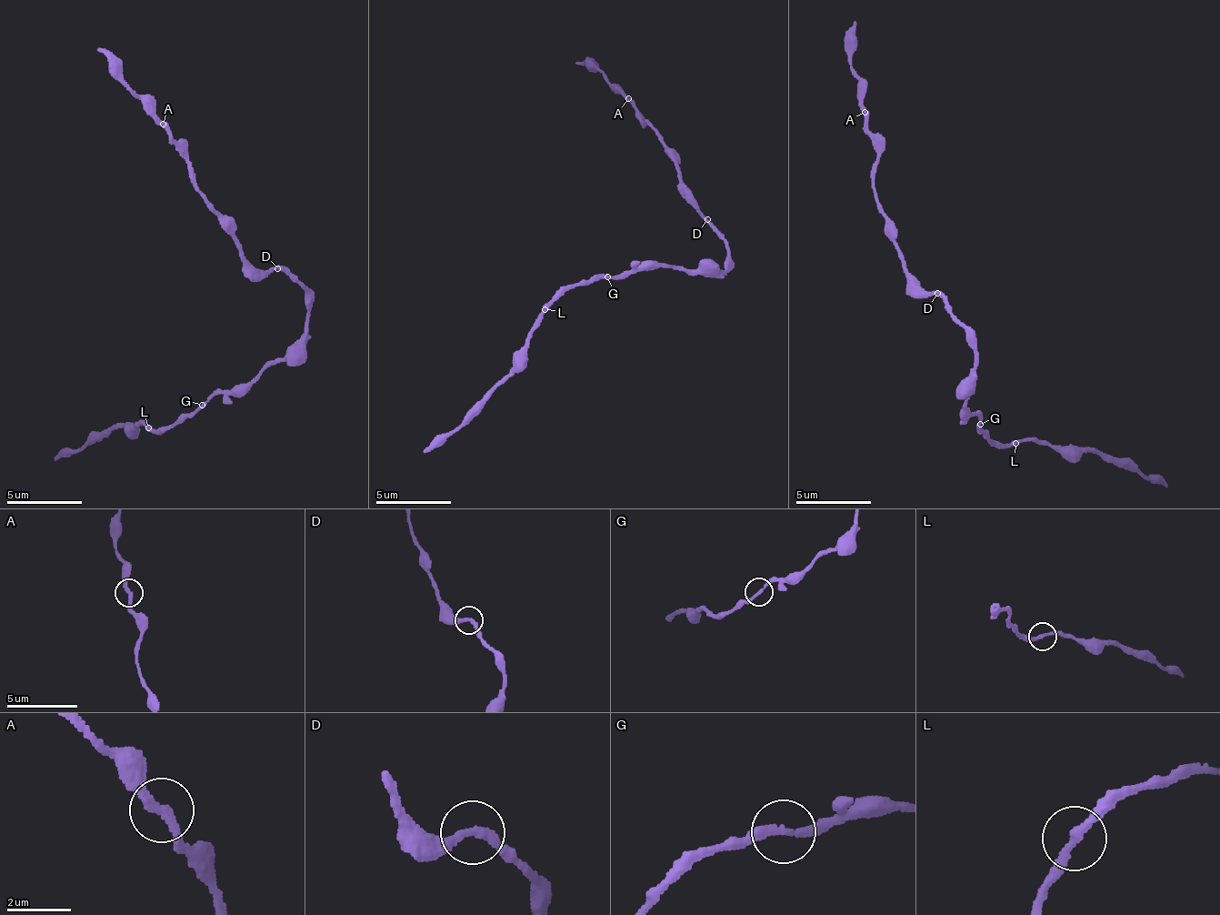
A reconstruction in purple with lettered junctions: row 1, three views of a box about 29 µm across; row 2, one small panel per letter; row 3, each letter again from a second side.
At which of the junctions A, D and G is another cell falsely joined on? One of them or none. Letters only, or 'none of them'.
none of them

